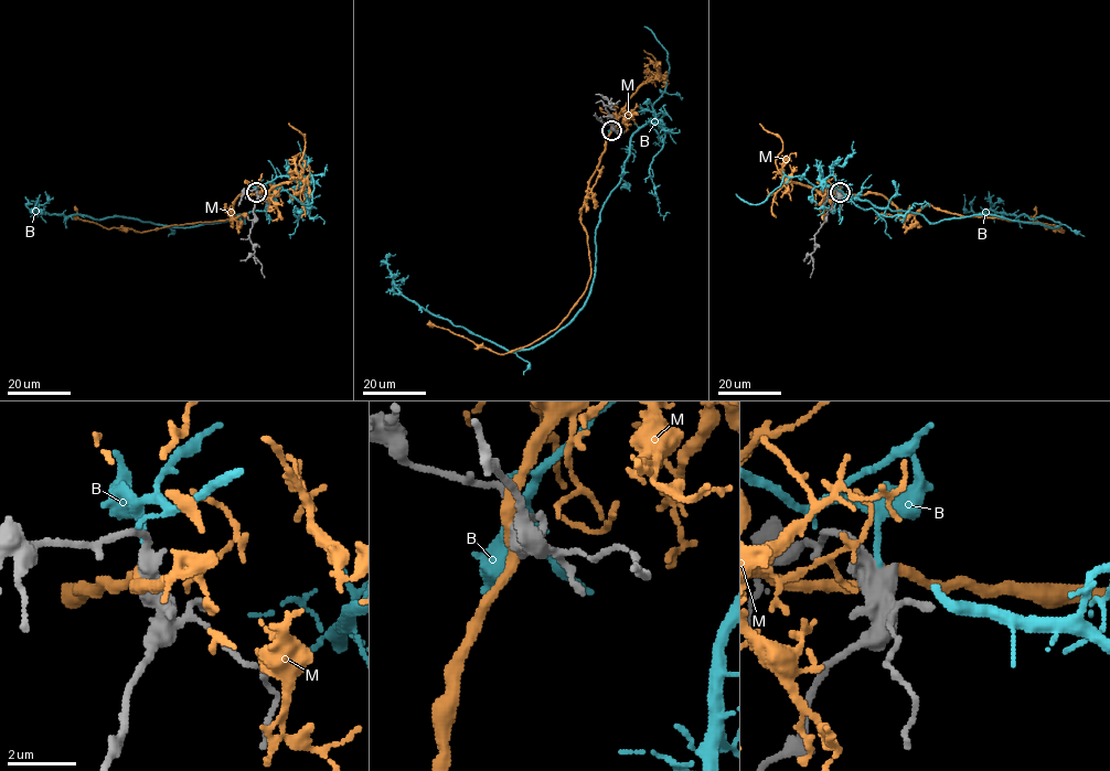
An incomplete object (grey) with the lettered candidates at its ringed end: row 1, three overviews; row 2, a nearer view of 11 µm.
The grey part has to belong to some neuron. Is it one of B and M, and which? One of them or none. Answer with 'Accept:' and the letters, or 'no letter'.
Accept: no letter

